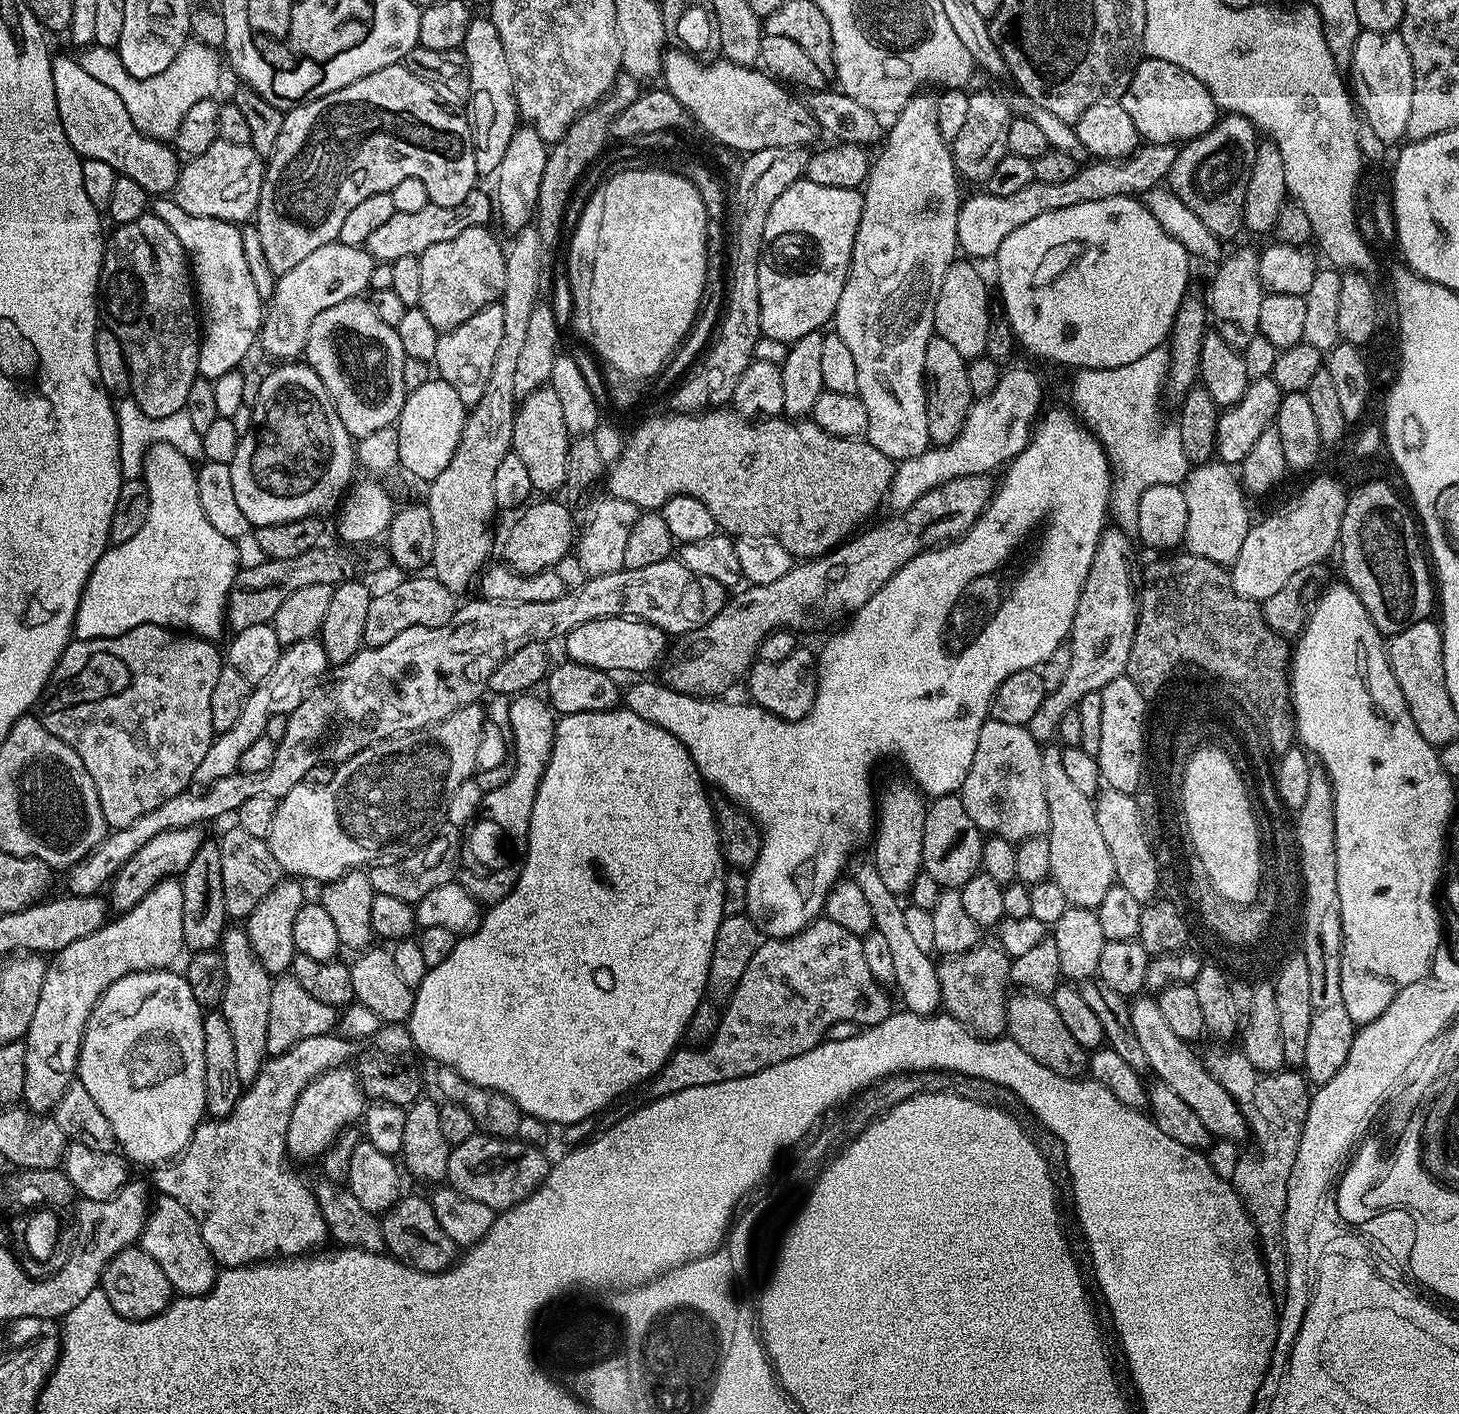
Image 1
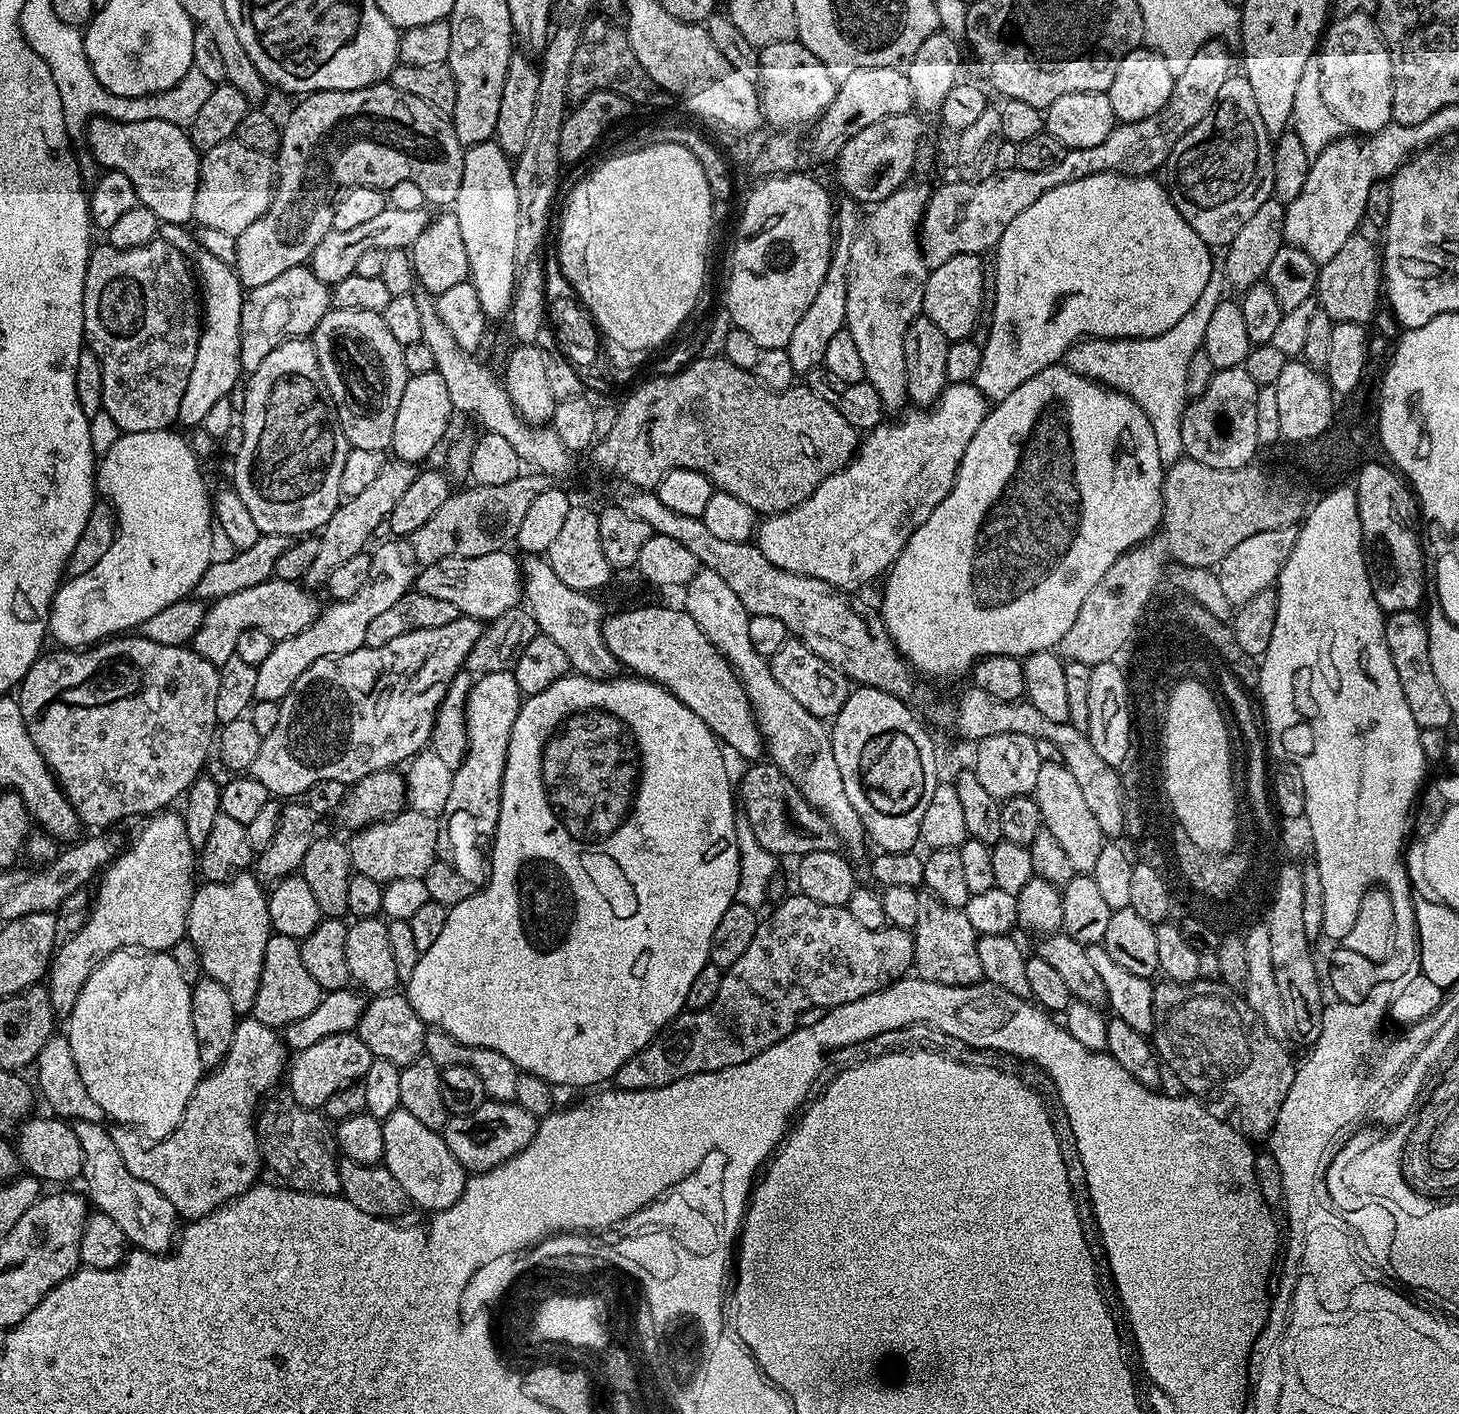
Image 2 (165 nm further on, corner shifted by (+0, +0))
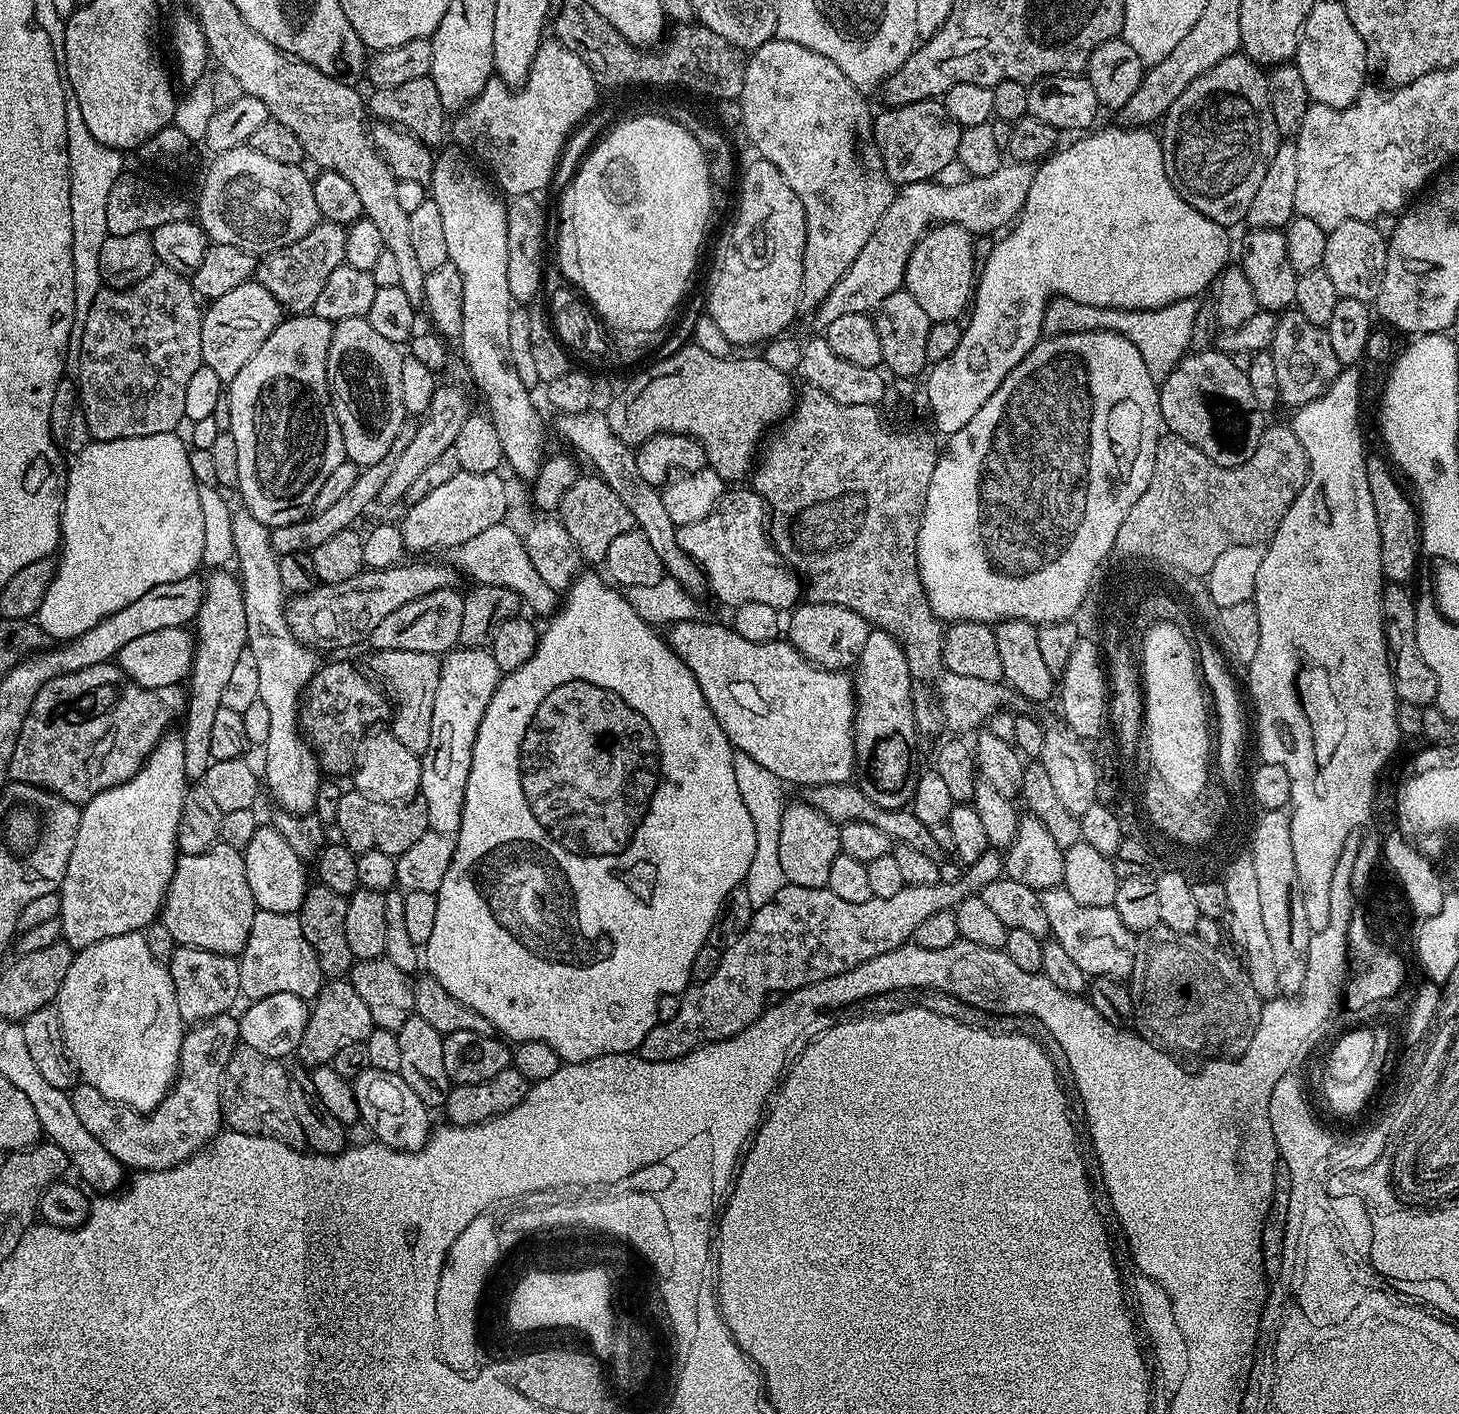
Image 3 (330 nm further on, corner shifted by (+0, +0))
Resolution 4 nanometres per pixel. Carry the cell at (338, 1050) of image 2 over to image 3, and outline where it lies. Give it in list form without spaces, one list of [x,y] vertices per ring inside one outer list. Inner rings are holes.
[[[329,979],[311,1005],[298,1059],[305,1066],[327,1064],[339,1057],[347,1044],[352,1044],[355,1040],[367,1041],[373,1027],[370,1010],[366,1007],[366,1002],[362,1002],[358,990],[354,990],[354,986],[347,979]]]

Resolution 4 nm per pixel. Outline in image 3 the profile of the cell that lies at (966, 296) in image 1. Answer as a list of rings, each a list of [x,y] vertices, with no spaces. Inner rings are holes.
[[[945,222],[925,232],[910,254],[904,271],[904,288],[934,322],[959,321],[969,311],[974,299],[974,281],[978,276],[978,260],[976,264],[972,240],[973,233],[962,225]]]

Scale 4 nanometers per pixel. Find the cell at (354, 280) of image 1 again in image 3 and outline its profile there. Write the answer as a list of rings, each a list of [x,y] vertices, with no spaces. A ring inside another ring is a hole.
[[[249,278],[234,286],[234,290],[226,290],[222,298],[211,301],[203,309],[200,317],[203,367],[214,370],[221,382],[231,382],[238,370],[242,370],[242,366],[246,366],[246,362],[250,362],[250,358],[258,354],[262,342],[266,342],[270,334],[274,334],[285,316],[284,305],[279,304],[274,294],[270,294],[266,286],[257,284],[255,279]]]

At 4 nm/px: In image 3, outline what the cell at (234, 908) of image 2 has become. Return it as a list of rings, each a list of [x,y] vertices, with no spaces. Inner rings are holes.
[[[217,842],[202,854],[181,855],[177,859],[168,893],[164,896],[162,923],[177,945],[239,957],[257,911],[254,894],[250,894],[246,882],[243,851]]]

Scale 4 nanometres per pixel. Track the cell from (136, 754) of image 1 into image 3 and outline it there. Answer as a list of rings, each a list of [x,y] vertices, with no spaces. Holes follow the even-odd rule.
[[[116,662],[50,678],[22,722],[14,758],[8,763],[9,781],[45,788],[77,806],[89,804],[102,790],[126,782],[144,765],[172,715],[185,707],[186,696],[180,691],[176,686],[143,688],[128,679]]]

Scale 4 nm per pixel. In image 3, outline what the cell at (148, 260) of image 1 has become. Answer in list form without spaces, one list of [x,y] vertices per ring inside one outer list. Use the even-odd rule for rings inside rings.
[[[158,266],[150,274],[146,274],[146,278],[142,278],[137,284],[131,284],[128,288],[101,287],[100,293],[96,295],[86,314],[78,361],[78,369],[80,368],[80,380],[78,379],[80,406],[78,411],[85,416],[86,426],[92,440],[121,440],[146,434],[176,432],[179,429],[178,426],[182,424],[186,410],[186,386],[190,383],[190,378],[194,378],[194,370],[198,370],[204,362],[202,358],[201,315],[202,304],[195,290],[192,289],[191,279],[185,273],[176,272],[173,268]]]

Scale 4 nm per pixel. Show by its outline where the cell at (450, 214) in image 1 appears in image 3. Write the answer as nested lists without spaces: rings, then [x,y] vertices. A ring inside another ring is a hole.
[[[324,220],[316,224],[310,234],[298,238],[298,242],[267,253],[261,259],[264,261],[255,265],[254,279],[257,284],[266,286],[266,290],[270,290],[270,294],[274,294],[276,301],[283,304],[289,313],[308,314],[314,302],[318,302],[318,293],[322,286],[326,286],[326,278],[330,278],[331,271],[344,263],[345,254],[345,225]]]

